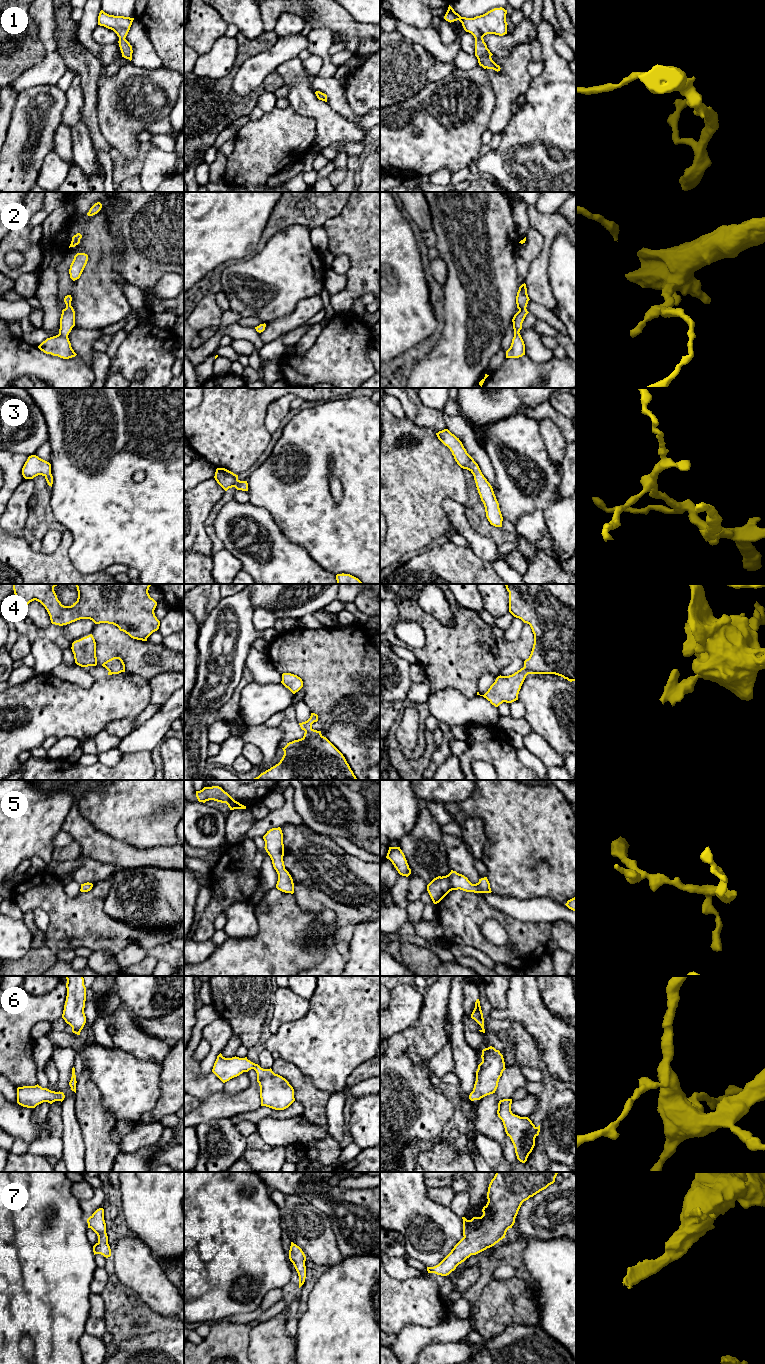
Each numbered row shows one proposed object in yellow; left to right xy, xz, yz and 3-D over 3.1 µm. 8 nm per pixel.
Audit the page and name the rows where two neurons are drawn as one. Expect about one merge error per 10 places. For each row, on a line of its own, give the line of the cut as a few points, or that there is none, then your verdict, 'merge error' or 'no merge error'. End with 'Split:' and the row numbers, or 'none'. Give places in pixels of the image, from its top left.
1: cut none; no merge error
2: cut none; no merge error
3: cut none; no merge error
4: cut none; no merge error
5: cut none; no merge error
6: cut none; no merge error
7: cut none; no merge error
Split: none

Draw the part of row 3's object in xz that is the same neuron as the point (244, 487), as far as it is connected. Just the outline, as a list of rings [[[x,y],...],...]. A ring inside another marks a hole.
[[[217,468],[214,478],[225,491],[232,487],[237,490],[248,491],[247,481],[240,481],[238,475],[225,468]]]

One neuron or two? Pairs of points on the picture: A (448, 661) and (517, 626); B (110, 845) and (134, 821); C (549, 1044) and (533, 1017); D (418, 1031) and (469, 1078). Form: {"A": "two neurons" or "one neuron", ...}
{"A": "two neurons", "B": "two neurons", "C": "one neuron", "D": "two neurons"}

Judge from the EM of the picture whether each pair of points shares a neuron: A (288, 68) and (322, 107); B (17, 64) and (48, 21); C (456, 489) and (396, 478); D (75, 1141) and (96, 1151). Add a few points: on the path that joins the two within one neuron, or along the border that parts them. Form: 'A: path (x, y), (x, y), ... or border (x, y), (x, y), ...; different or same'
A: path (296, 78), (300, 83), (300, 88), (312, 100); same
B: border (31, 15), (45, 49), (43, 58); different
C: path (441, 478), (411, 478); same
D: border (79, 1123), (84, 1143), (84, 1161); different

